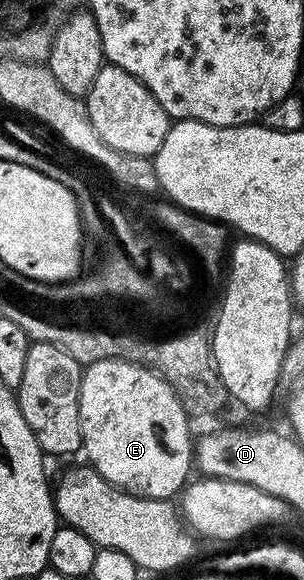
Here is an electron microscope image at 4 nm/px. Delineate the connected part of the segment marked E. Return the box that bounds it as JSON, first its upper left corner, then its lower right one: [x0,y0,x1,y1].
[80,359,194,501]

